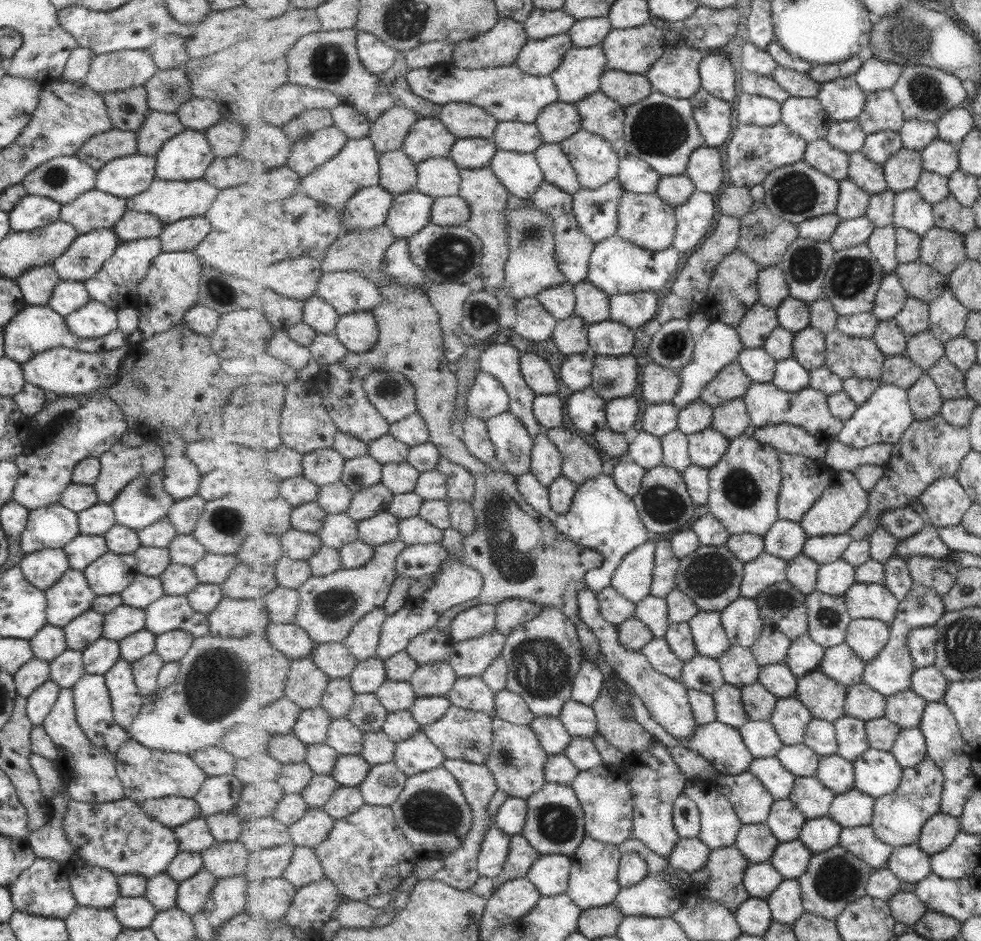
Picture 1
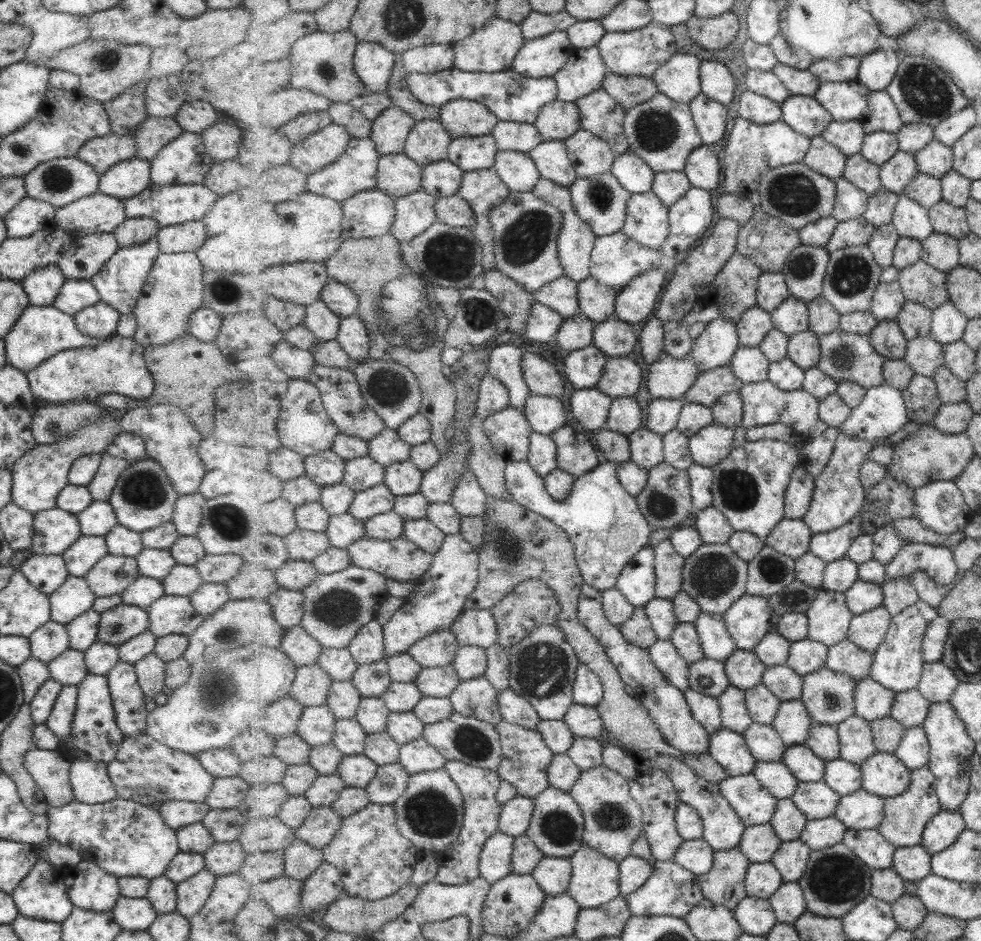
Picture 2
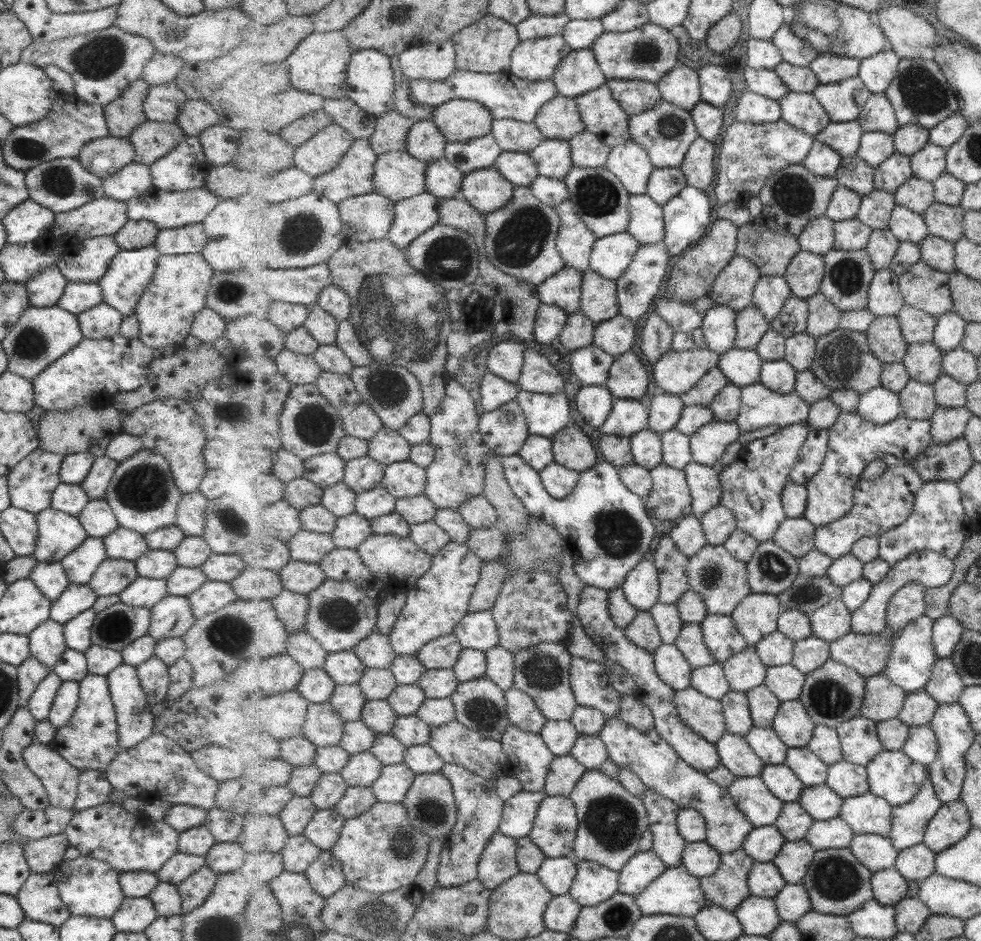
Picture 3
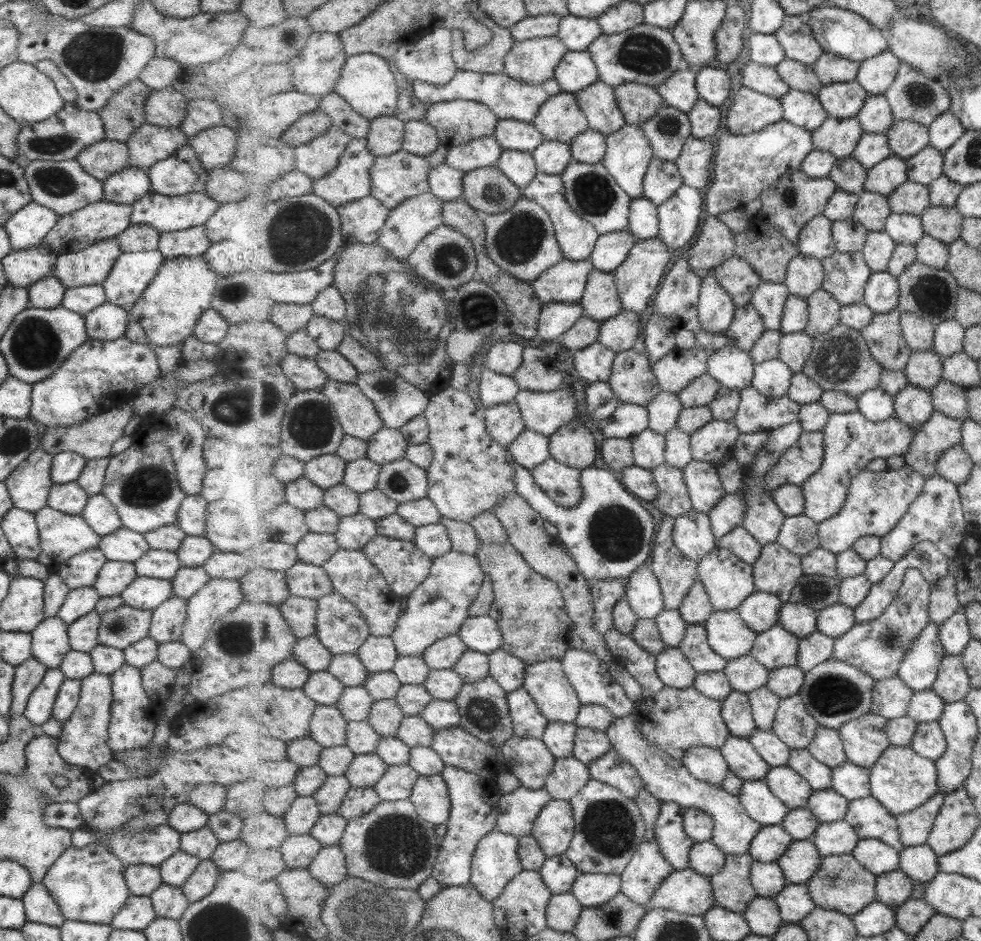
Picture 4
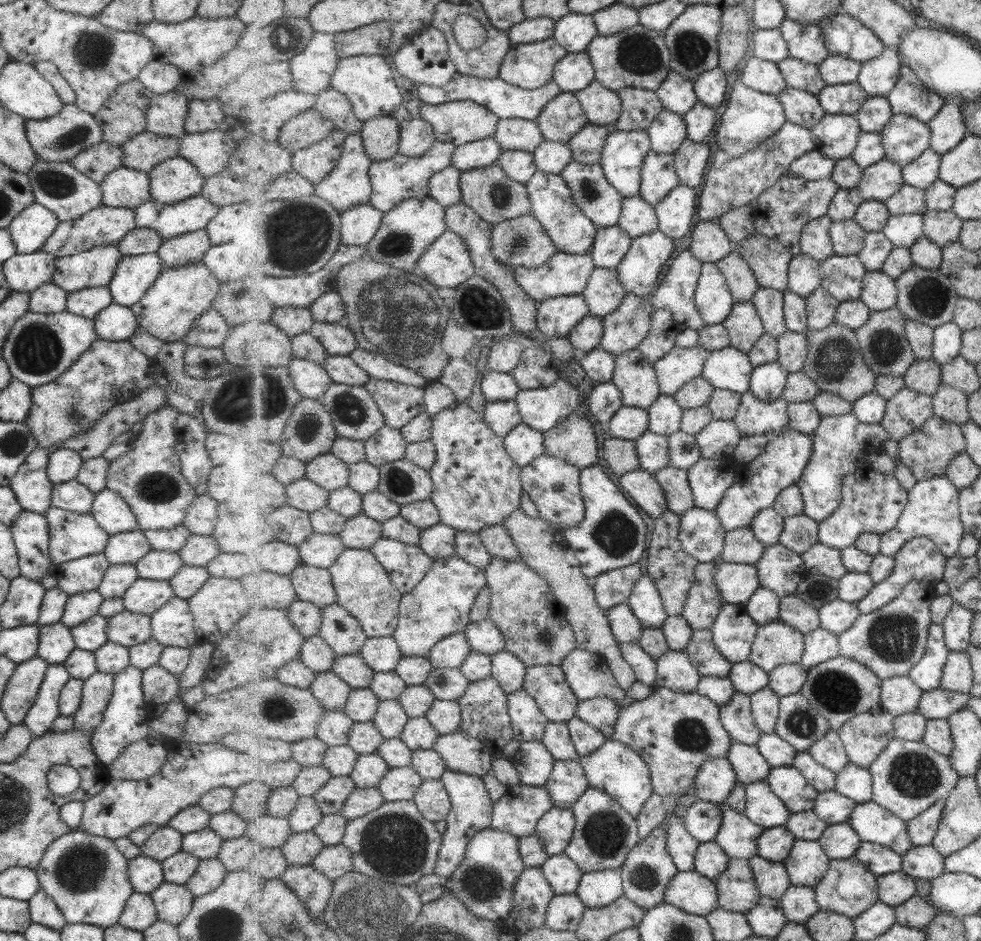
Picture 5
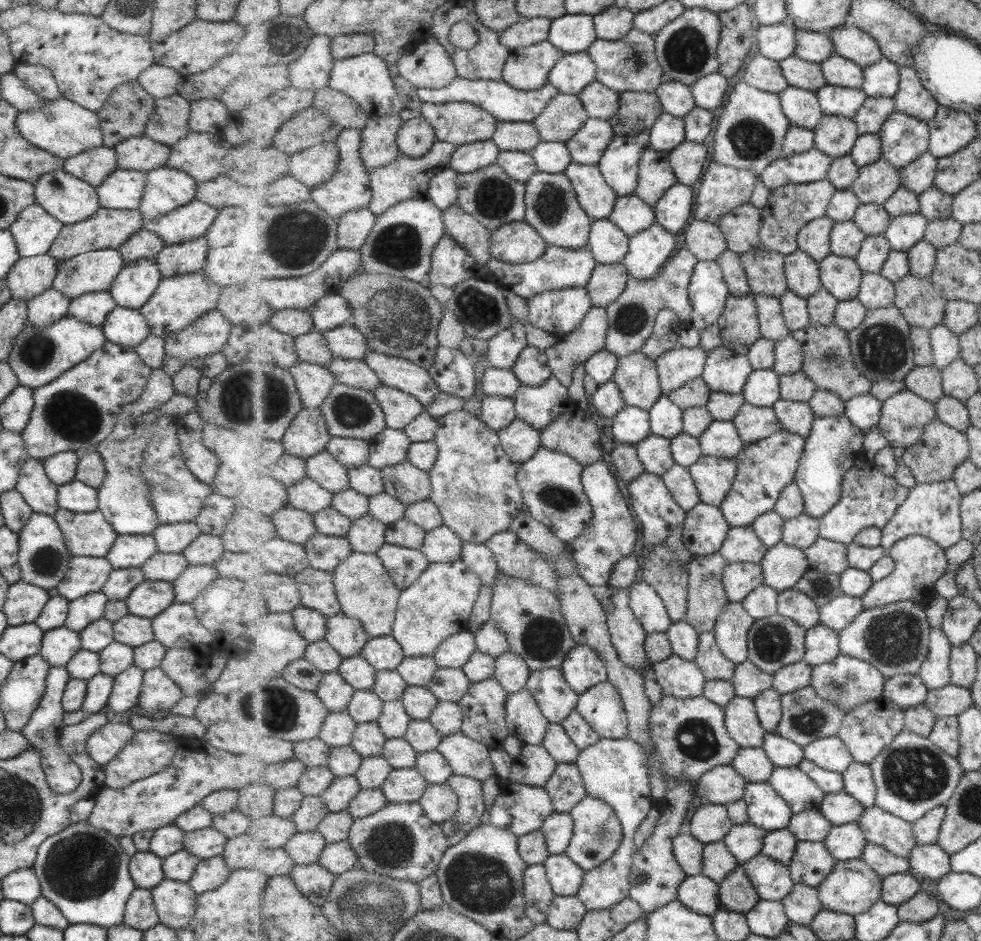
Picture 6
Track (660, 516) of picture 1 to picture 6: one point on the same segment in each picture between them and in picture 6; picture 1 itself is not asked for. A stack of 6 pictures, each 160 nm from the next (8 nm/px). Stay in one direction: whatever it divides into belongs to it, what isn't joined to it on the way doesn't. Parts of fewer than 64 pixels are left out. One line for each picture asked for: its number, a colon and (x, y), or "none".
2: (666, 501)
3: (671, 499)
4: (674, 499)
5: (675, 481)
6: (679, 479)

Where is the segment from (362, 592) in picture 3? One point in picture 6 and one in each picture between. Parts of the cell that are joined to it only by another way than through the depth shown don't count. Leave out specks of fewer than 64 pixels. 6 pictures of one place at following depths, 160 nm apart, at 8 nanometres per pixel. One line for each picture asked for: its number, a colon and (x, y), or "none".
4: (343, 629)
5: (340, 629)
6: (347, 635)

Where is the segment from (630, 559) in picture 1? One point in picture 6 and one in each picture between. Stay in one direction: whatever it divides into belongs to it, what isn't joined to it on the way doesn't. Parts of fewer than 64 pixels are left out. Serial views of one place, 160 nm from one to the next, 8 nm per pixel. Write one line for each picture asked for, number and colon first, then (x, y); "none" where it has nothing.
2: (638, 581)
3: (642, 587)
4: (645, 594)
5: (646, 600)
6: (649, 607)

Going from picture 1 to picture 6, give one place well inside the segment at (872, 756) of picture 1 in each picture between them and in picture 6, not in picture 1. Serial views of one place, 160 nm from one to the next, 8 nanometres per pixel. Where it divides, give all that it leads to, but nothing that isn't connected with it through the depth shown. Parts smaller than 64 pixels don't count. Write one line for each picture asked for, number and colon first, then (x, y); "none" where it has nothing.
2: (886, 776)
3: (893, 776)
4: (903, 781)
5: (909, 777)
6: (913, 776)

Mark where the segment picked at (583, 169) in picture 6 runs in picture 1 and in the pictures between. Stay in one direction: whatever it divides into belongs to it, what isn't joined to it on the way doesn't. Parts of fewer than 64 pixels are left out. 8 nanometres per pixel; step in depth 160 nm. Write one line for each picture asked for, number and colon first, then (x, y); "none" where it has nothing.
1: (597, 210)
2: (601, 200)
3: (601, 199)
4: (591, 190)
5: (595, 195)

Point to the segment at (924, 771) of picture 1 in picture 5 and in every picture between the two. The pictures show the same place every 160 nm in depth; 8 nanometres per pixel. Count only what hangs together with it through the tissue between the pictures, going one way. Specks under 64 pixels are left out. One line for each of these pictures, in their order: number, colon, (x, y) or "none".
2: (907, 815)
3: (911, 821)
4: (915, 827)
5: (923, 828)

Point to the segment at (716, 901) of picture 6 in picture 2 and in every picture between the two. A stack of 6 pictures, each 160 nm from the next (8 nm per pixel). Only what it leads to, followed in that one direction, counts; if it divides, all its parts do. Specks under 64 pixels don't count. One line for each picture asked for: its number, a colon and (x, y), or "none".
2: (672, 890)
3: (677, 892)
4: (686, 891)
5: (691, 891)

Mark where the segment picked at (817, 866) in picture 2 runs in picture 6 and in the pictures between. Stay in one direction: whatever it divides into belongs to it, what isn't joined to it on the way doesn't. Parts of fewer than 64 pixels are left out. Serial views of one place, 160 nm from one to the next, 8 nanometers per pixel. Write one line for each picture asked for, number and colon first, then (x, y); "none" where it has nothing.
3: (839, 884)
4: (842, 884)
5: (849, 888)
6: (853, 888)

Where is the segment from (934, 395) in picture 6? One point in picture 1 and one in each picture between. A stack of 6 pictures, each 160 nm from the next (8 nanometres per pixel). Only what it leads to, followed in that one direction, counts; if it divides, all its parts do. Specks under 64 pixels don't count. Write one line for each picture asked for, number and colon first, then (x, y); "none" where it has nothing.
1: (926, 350)
2: (925, 354)
3: (924, 361)
4: (925, 369)
5: (925, 376)

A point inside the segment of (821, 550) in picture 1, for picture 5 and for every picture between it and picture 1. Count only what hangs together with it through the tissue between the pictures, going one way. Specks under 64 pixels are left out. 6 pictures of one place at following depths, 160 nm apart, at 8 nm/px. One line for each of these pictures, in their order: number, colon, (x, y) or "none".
2: (830, 546)
3: (881, 504)
4: (877, 501)
5: (872, 501)

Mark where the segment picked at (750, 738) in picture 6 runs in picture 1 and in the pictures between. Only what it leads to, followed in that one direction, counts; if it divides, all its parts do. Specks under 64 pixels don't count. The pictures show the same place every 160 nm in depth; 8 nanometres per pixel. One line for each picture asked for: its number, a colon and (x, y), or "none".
1: (729, 703)
2: (736, 716)
3: (739, 720)
4: (736, 709)
5: (737, 716)

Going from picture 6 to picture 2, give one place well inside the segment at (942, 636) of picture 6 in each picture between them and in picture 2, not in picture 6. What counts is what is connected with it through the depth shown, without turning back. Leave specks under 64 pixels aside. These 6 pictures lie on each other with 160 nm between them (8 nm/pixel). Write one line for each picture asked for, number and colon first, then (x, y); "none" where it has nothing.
2: (898, 664)
3: (911, 666)
4: (920, 668)
5: (928, 672)

